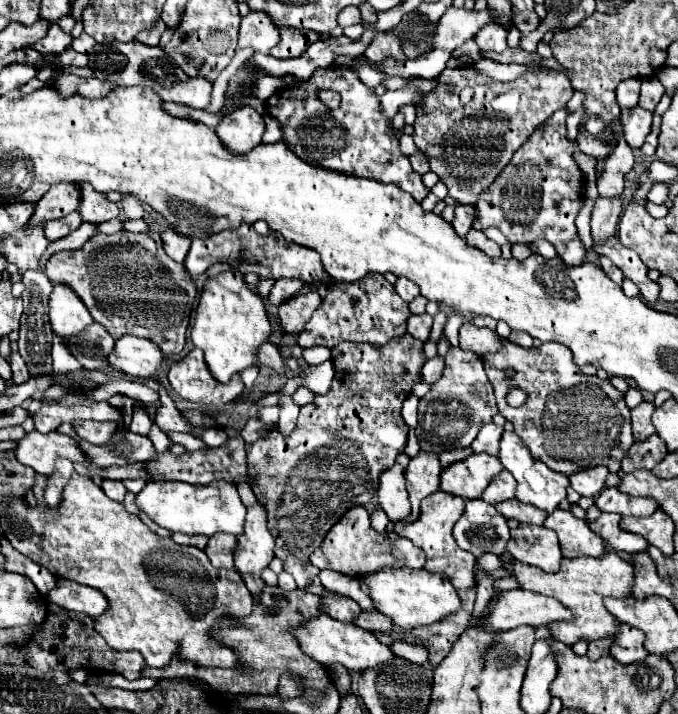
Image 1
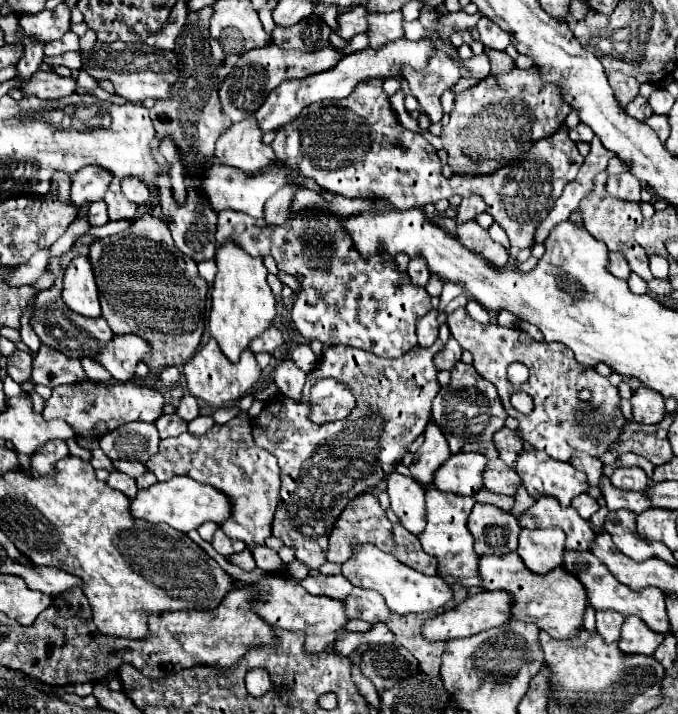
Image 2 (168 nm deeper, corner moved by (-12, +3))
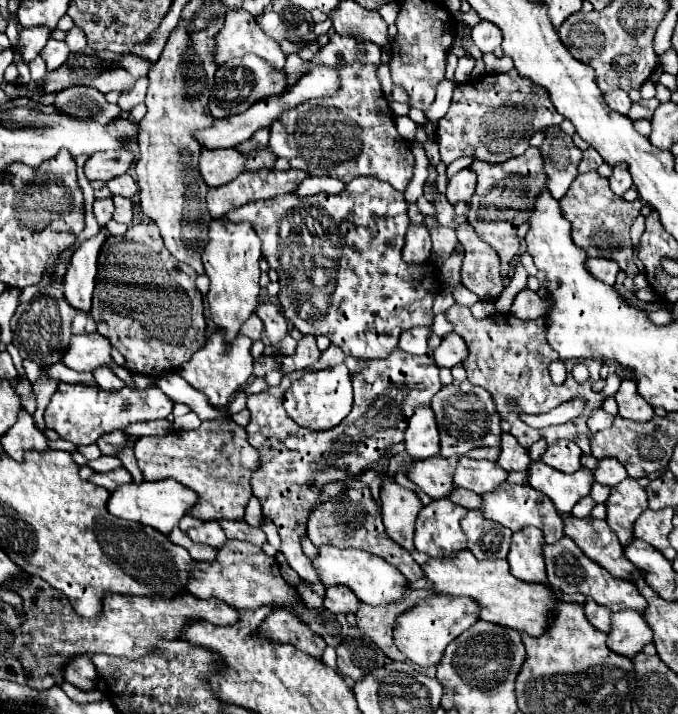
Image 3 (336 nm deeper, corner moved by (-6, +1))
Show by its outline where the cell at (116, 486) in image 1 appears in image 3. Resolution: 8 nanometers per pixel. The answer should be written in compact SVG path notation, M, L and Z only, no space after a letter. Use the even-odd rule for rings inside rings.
M118 467L118 469L108 471L108 473L94 473L90 477L90 481L96 483L96 485L100 485L100 487L104 487L104 489L108 489L112 493L118 485L132 483L132 475L124 467Z

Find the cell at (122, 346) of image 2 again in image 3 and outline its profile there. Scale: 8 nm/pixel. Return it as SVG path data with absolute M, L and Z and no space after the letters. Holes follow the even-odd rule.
M100 333L74 335L74 339L70 339L70 347L66 347L66 355L62 357L62 363L80 373L94 371L96 367L102 367L102 365L110 365L122 381L132 383L132 373L118 367L112 361L110 341L106 337L102 337Z

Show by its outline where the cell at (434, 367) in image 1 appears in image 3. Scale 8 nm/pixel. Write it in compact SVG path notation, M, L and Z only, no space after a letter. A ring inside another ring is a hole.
M446 335L442 345L434 351L434 359L438 363L438 367L454 367L460 365L462 361L466 361L466 341L460 335Z

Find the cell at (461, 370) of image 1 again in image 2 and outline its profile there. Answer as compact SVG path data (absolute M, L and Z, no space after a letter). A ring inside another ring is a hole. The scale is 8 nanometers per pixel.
M460 361L450 371L450 377L452 377L450 383L440 389L440 393L432 403L432 421L440 427L440 431L448 439L450 451L458 453L464 443L492 441L492 435L504 427L504 419L508 417L496 387L484 377L480 377L472 363L464 361Z

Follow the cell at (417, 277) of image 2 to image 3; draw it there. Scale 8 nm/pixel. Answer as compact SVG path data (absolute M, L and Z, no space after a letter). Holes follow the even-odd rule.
M410 223L406 233L406 247L404 247L404 259L408 263L426 263L432 253L432 241L430 233L424 223Z

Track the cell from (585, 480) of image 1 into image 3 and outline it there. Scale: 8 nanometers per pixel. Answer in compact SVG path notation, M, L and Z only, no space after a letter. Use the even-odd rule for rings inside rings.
M558 439L558 443L552 443L546 447L540 461L562 471L562 473L572 473L572 471L578 471L582 467L580 455L582 455L582 451L574 441Z

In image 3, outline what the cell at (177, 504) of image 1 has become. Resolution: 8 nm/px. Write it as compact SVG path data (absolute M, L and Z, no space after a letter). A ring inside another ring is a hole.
M164 479L164 481L154 481L154 483L126 483L118 487L118 491L112 491L108 499L108 513L124 519L124 521L134 521L142 525L150 525L156 531L162 531L168 535L174 525L180 523L180 519L186 515L186 511L196 503L198 495L190 491L188 487L182 487L174 479Z

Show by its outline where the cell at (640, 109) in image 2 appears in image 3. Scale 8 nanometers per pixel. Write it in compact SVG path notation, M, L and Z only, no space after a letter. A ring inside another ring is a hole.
M616 89L616 91L610 91L610 93L604 93L604 97L606 97L606 103L608 103L610 109L614 109L614 111L618 111L622 115L626 115L630 111L632 101L630 101L630 97L628 97L626 91Z

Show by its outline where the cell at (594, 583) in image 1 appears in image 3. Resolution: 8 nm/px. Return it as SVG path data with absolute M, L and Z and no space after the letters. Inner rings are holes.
M464 549L456 557L428 559L428 563L422 565L422 571L424 571L424 577L430 581L432 593L472 597L480 607L482 621L498 623L498 625L516 629L520 633L528 633L532 637L542 635L546 627L550 625L552 609L556 607L556 601L552 597L556 593L548 585L524 583L514 579L506 559L478 561L468 549Z

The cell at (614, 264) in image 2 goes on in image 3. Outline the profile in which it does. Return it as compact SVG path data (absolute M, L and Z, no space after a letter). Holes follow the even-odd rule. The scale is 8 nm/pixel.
M594 257L594 259L586 259L586 269L590 271L590 275L594 275L594 279L606 283L606 285L614 285L614 279L616 279L616 273L620 271L618 265L610 259L600 259L600 257Z

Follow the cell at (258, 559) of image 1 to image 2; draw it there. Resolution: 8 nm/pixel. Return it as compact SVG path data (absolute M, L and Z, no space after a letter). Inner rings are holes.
M232 419L224 425L214 425L206 435L194 437L184 433L160 441L160 451L146 463L158 481L168 481L174 475L186 475L200 483L214 485L232 499L232 519L220 527L230 539L240 539L252 551L272 537L272 517L280 501L280 469L276 457L260 449L252 441L250 421Z

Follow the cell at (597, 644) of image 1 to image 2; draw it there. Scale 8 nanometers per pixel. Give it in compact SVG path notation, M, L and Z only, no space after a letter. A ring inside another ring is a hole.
M596 611L596 627L600 637L606 643L614 643L620 639L622 623L624 623L624 617L616 611Z

